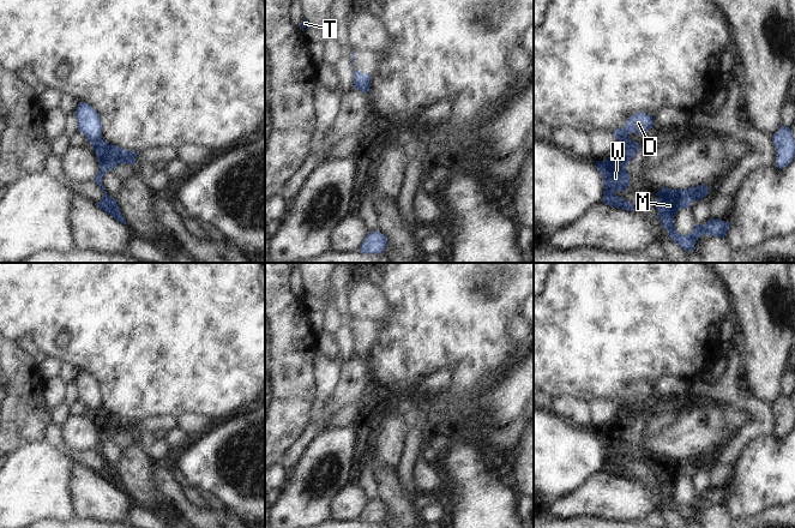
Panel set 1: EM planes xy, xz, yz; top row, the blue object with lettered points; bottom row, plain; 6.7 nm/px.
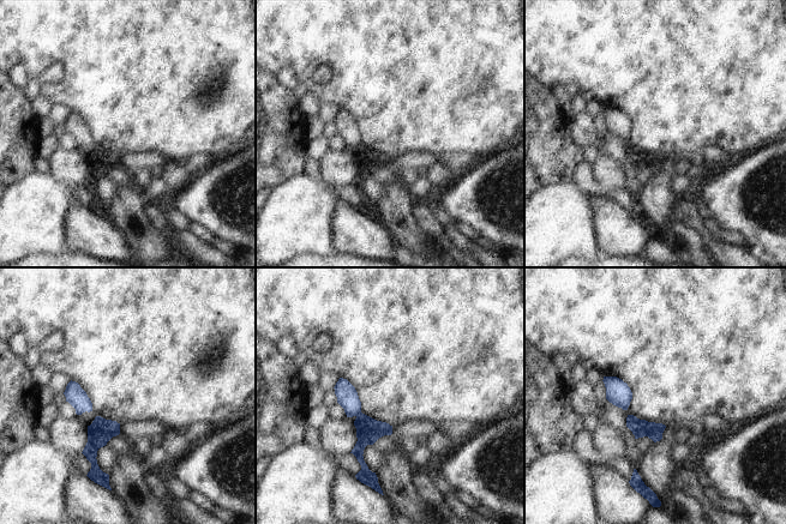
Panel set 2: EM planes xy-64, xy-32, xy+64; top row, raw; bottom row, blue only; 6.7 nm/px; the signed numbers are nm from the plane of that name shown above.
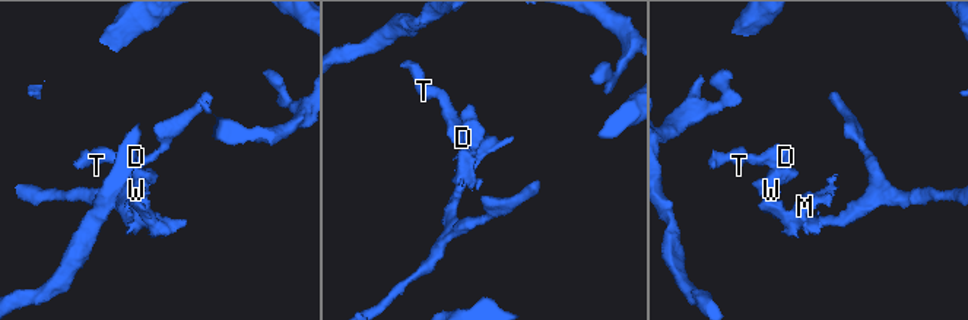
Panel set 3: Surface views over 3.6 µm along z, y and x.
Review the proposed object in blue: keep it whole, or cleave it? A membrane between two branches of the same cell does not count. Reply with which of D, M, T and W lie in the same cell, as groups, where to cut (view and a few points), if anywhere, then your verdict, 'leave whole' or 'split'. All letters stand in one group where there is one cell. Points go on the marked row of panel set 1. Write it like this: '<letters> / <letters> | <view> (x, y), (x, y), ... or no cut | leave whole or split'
D T / M W | xy (101, 137), (91, 144) | split

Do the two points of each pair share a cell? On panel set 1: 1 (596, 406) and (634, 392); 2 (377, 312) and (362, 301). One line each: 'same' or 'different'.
1: same
2: same

